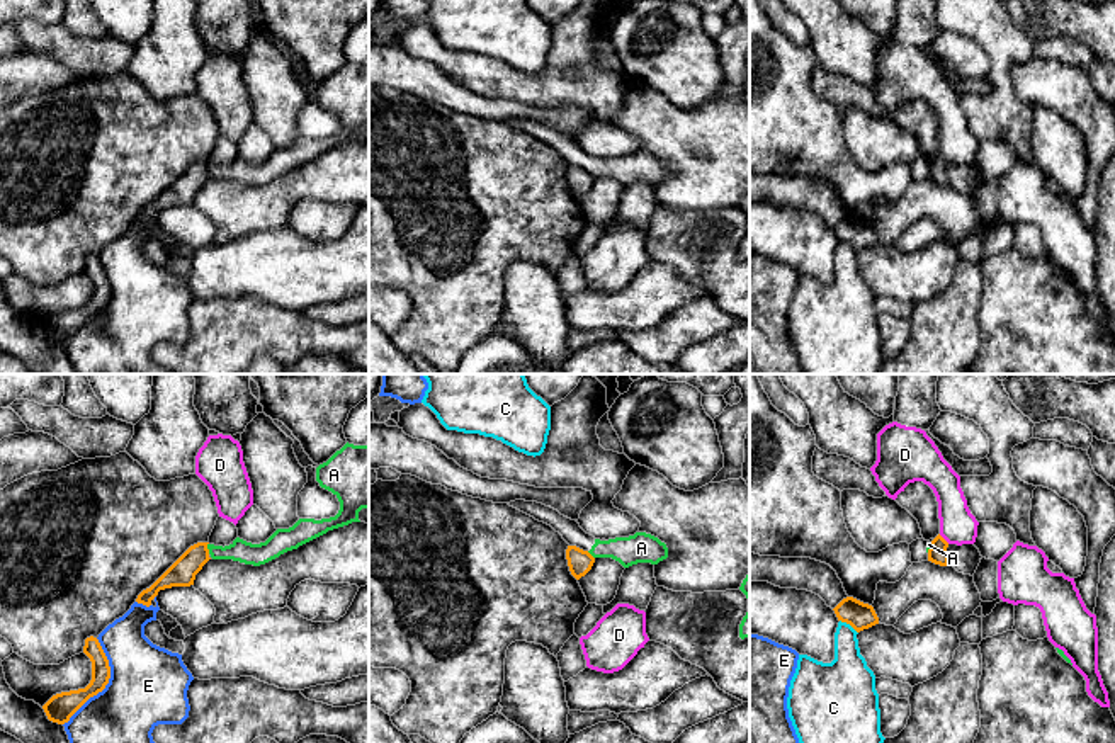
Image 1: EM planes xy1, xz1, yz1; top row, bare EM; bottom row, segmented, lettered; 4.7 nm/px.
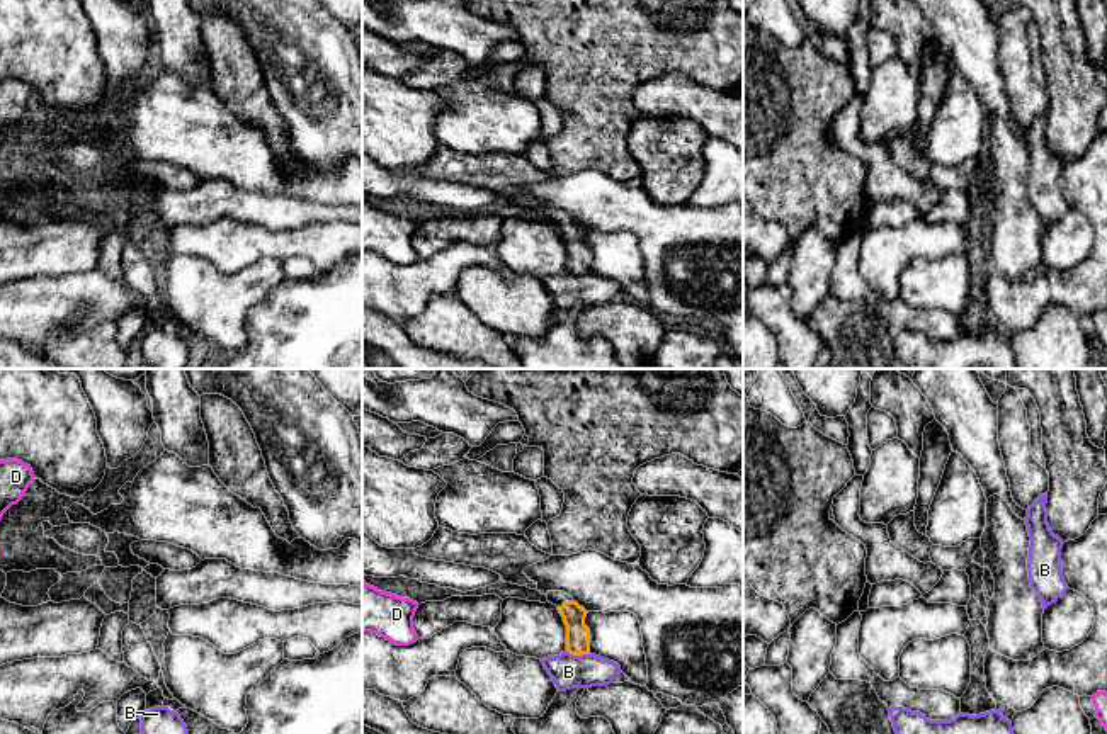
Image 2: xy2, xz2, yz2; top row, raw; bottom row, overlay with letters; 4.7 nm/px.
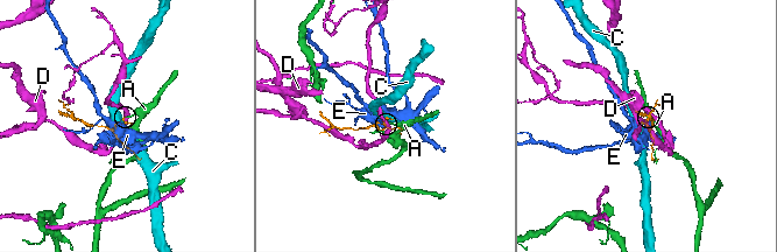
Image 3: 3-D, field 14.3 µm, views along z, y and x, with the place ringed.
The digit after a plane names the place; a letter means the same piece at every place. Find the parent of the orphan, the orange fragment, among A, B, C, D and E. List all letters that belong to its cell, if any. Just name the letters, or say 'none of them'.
none of them

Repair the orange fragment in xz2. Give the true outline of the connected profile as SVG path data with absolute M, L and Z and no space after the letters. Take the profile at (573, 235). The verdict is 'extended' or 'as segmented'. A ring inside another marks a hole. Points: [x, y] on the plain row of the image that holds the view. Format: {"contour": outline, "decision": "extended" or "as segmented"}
{"contour": "M548 211L546 216L566 245L566 270L573 275L590 274L590 248L585 245L588 231L565 211Z", "decision": "extended"}

